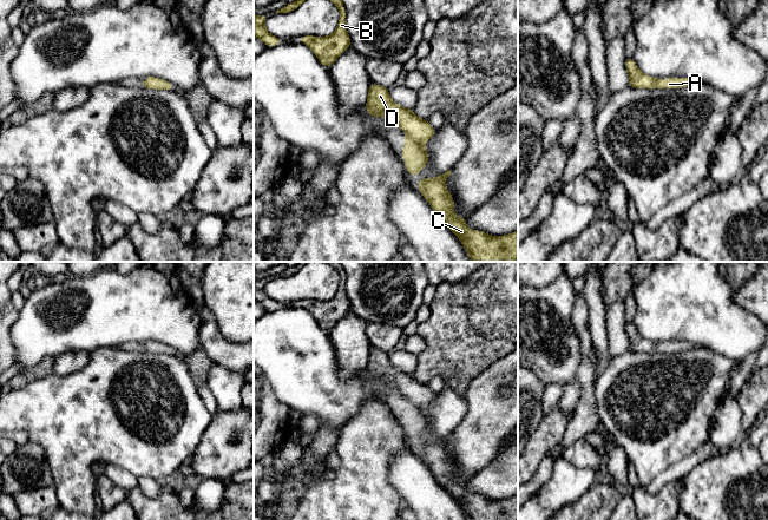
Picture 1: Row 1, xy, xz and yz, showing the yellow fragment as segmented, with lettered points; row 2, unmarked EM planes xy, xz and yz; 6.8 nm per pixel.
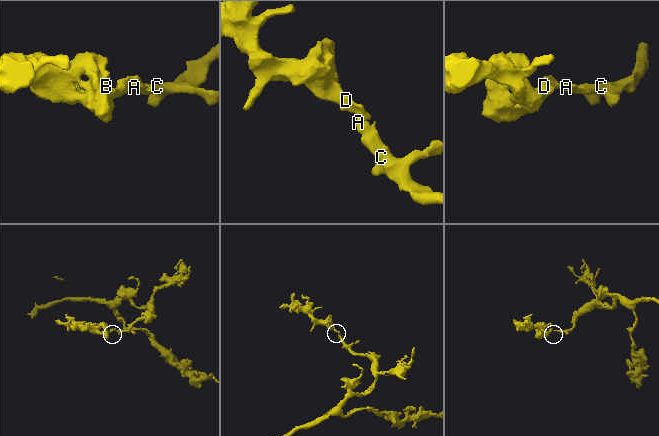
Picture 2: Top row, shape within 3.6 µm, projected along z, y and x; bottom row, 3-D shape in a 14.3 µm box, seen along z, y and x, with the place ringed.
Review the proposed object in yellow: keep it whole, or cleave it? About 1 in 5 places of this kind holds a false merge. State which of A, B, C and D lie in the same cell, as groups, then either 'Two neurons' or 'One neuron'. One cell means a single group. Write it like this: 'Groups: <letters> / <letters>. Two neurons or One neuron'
Groups: A B C D. One neuron

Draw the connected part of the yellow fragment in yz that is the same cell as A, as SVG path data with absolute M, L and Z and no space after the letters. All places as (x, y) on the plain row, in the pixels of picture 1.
M632 322L625 323L625 333L629 337L629 350L635 353L681 353L694 348L689 342L656 343L642 337Z

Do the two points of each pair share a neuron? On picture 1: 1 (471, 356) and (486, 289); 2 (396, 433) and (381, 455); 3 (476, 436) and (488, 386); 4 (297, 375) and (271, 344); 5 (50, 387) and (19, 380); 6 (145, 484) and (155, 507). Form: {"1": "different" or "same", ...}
{"1": "same", "2": "same", "3": "same", "4": "same", "5": "different", "6": "different"}

